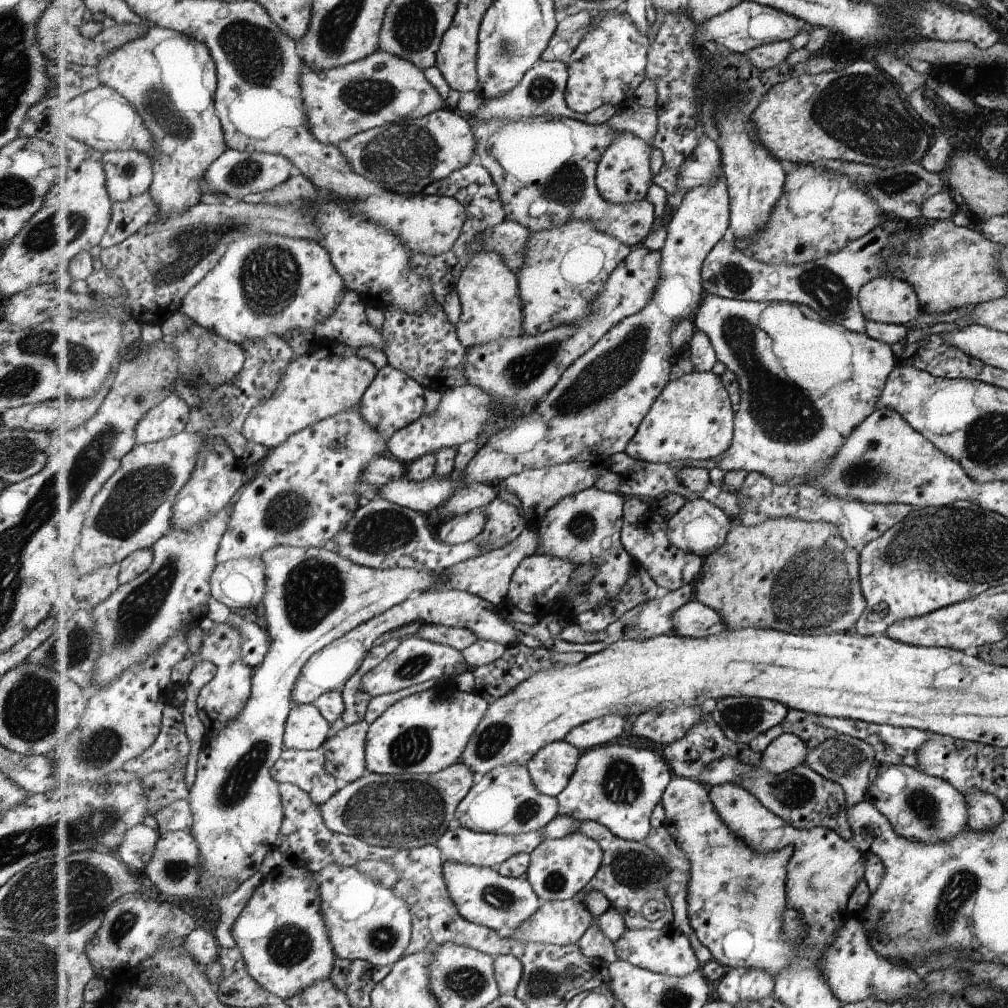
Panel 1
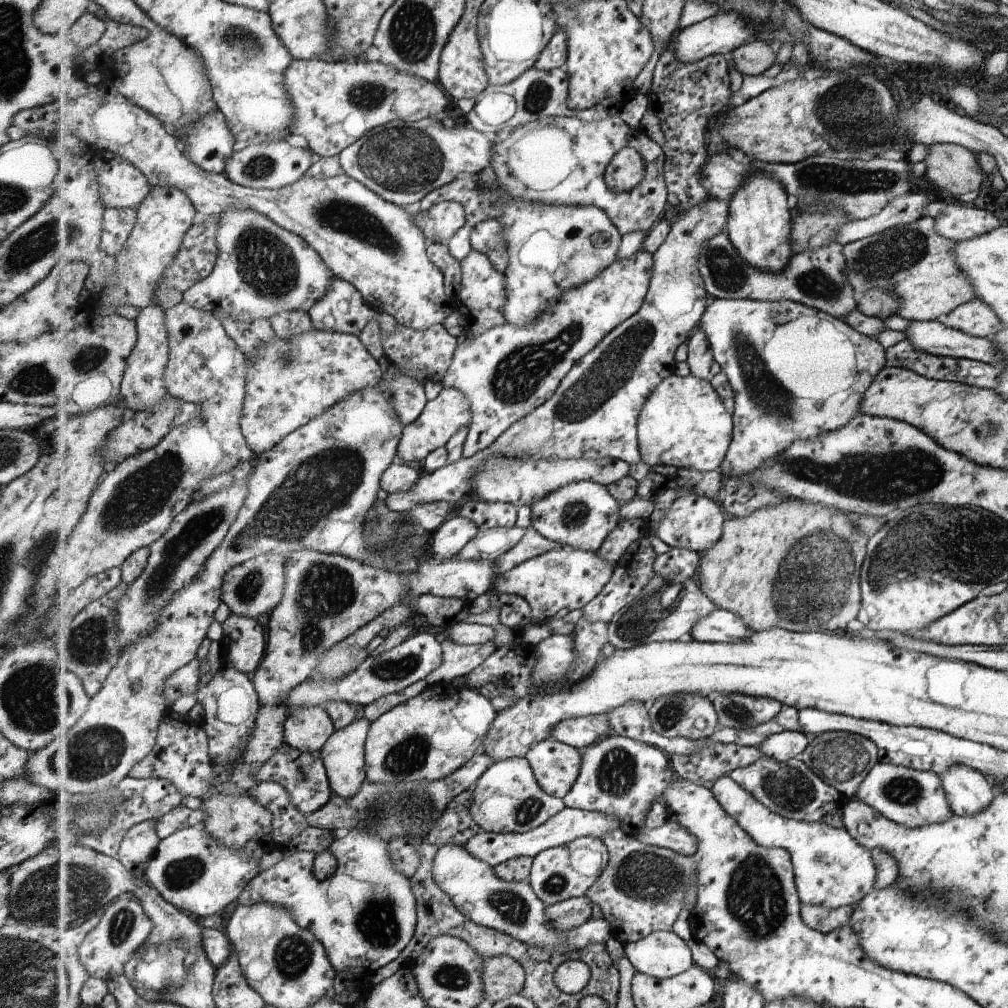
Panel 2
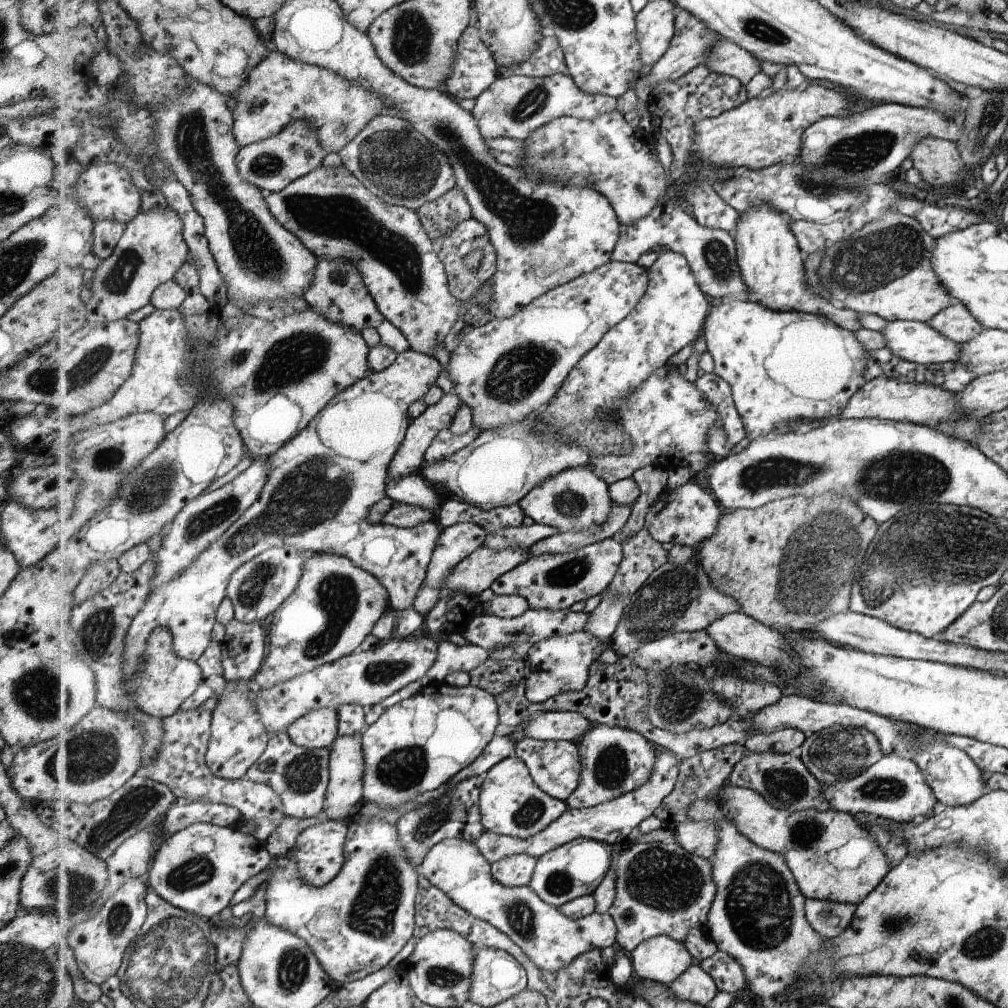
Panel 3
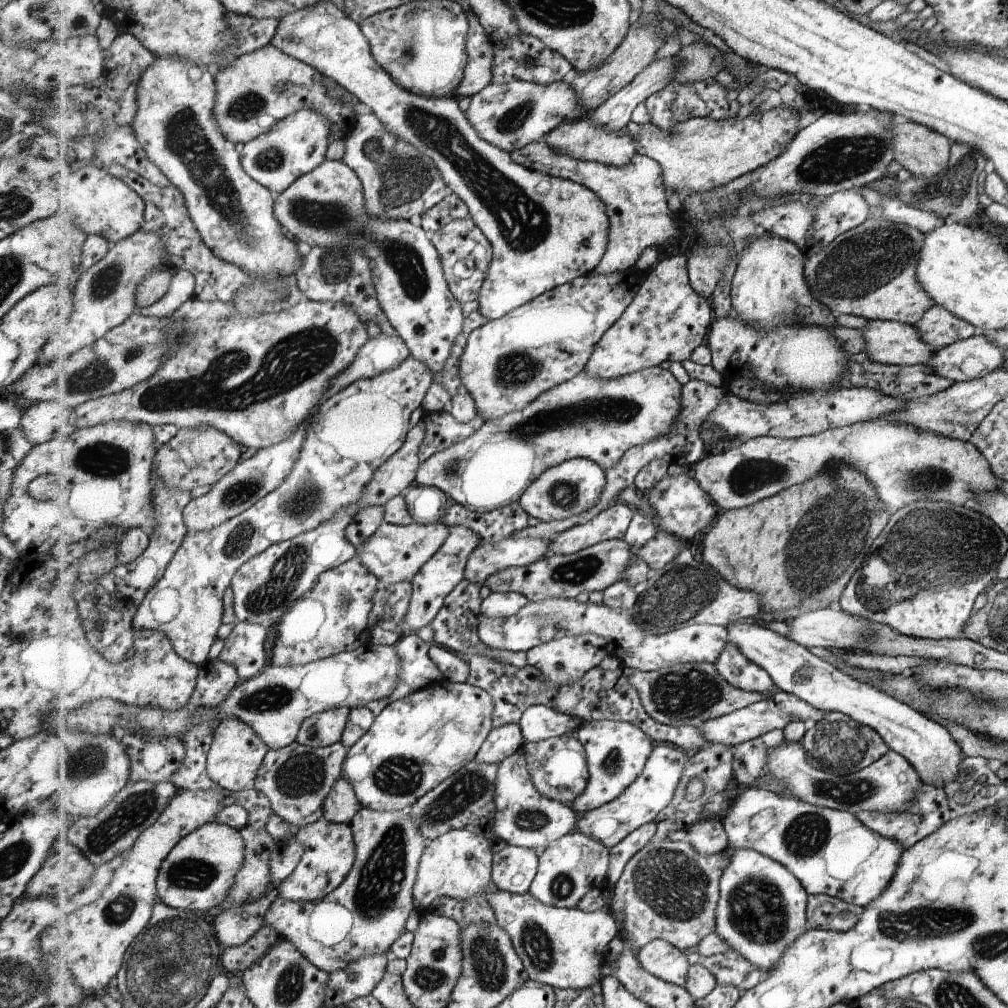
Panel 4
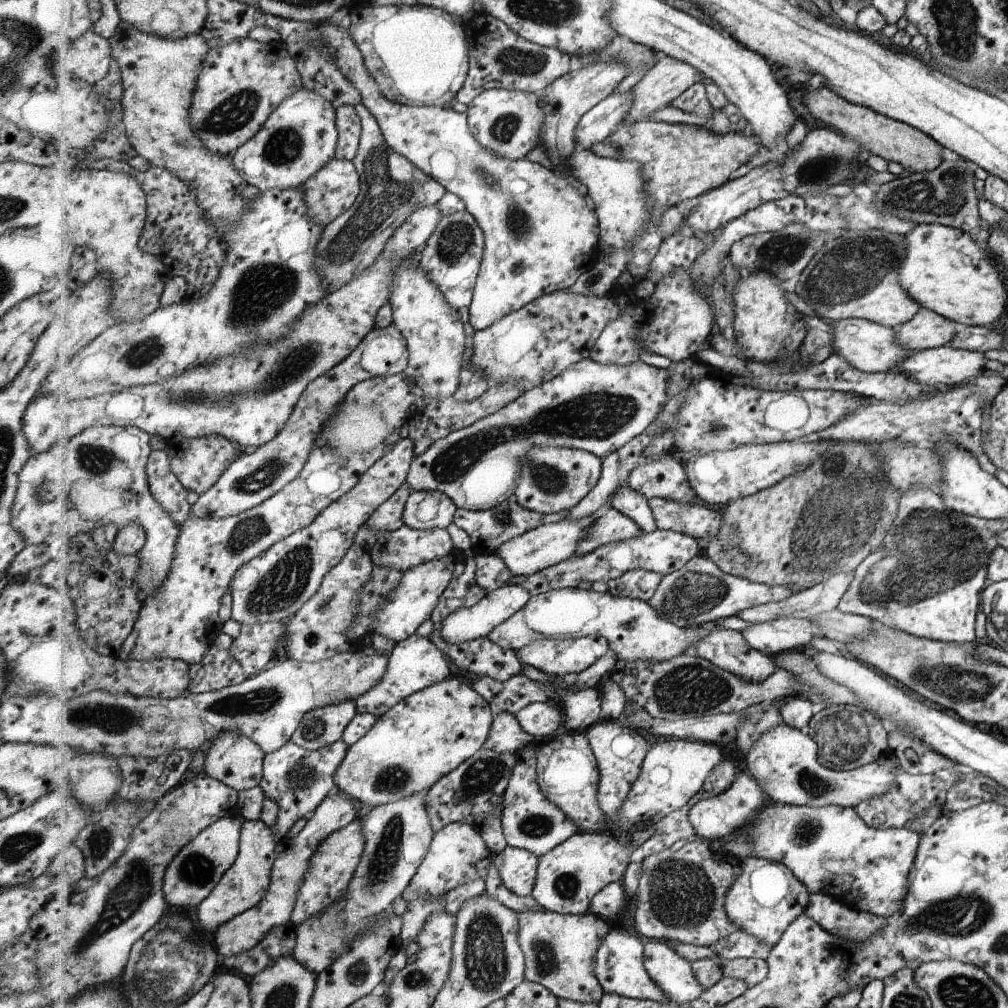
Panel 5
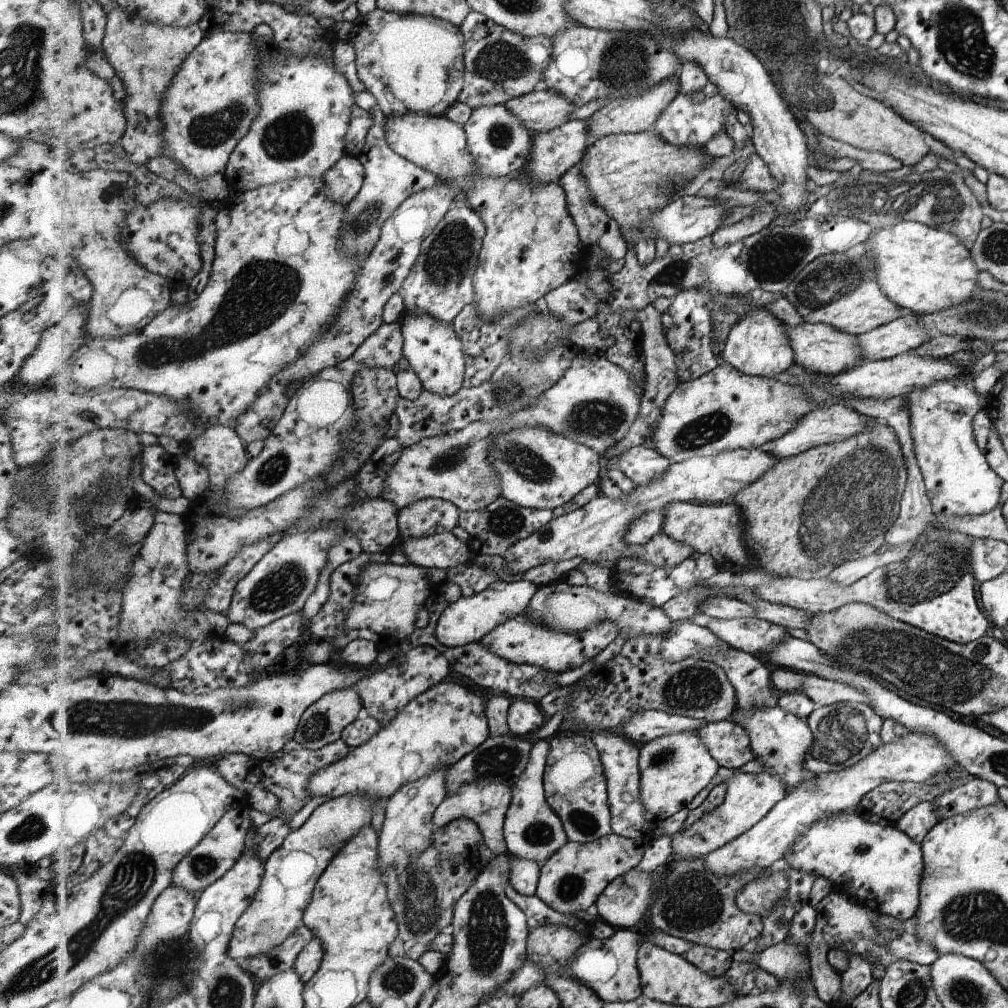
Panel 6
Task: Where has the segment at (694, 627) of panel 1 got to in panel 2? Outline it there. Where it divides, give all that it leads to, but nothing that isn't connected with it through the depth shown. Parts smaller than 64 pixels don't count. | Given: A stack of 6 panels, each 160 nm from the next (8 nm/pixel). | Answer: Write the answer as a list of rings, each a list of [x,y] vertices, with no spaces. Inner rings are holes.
[[[718,608],[709,616],[701,618],[690,636],[705,642],[741,642],[755,634],[755,630],[745,622],[741,614]]]

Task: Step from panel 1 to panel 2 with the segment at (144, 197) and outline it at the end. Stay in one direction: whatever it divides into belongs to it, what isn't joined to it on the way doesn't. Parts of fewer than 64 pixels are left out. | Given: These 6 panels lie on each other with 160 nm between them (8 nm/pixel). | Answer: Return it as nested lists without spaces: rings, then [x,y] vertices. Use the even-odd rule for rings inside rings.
[[[137,209],[106,210],[103,222],[103,234],[101,234],[101,254],[116,256],[123,250],[127,238],[131,236],[135,224],[137,224]]]

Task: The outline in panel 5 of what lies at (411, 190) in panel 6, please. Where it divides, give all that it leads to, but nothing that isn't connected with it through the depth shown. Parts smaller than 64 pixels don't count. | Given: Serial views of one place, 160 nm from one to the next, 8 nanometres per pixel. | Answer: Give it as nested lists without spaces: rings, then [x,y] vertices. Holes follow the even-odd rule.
[[[363,103],[356,106],[362,120],[363,132],[359,152],[353,164],[361,179],[361,193],[354,206],[325,227],[323,238],[316,250],[315,270],[329,293],[348,286],[367,268],[375,264],[397,228],[418,207],[437,205],[448,193],[441,183],[417,168],[408,158],[395,152],[385,140],[373,112]]]

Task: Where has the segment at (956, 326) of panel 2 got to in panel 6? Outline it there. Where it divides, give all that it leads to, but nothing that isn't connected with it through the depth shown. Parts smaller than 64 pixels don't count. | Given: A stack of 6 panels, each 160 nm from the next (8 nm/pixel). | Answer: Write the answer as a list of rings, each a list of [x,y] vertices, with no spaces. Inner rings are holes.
[[[905,311],[900,318],[890,324],[858,337],[865,360],[881,361],[893,358],[901,352],[910,353],[930,336],[923,326],[917,324],[915,316]]]

